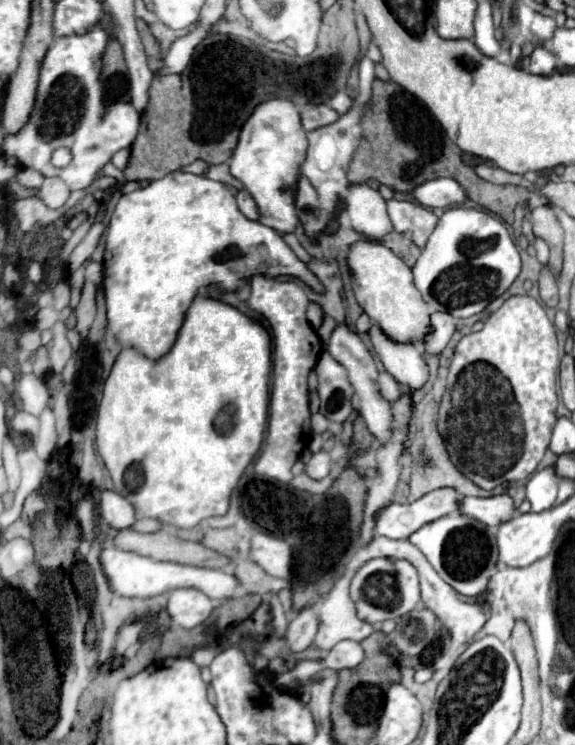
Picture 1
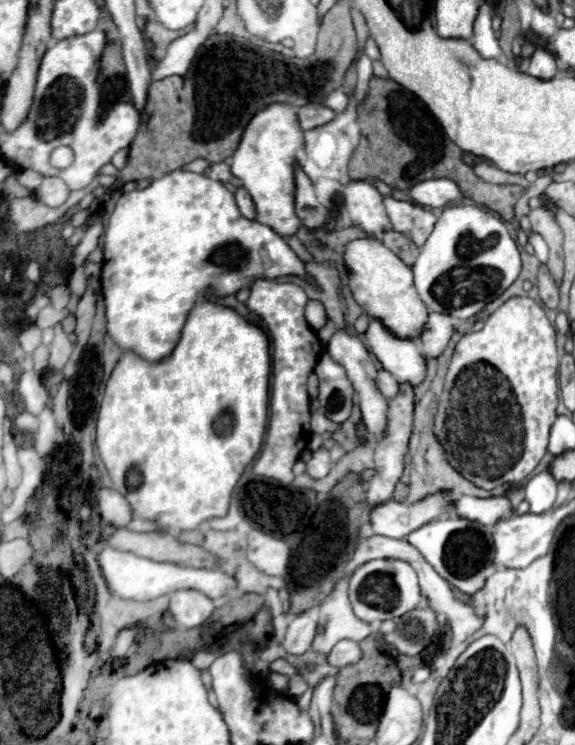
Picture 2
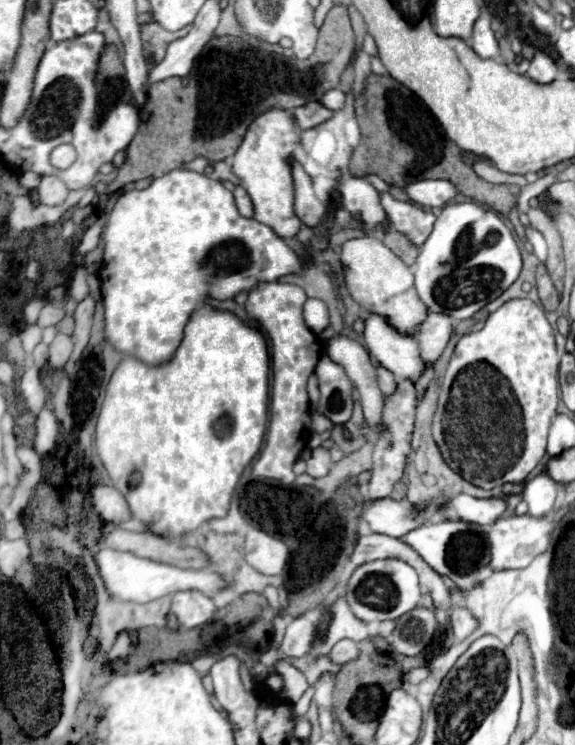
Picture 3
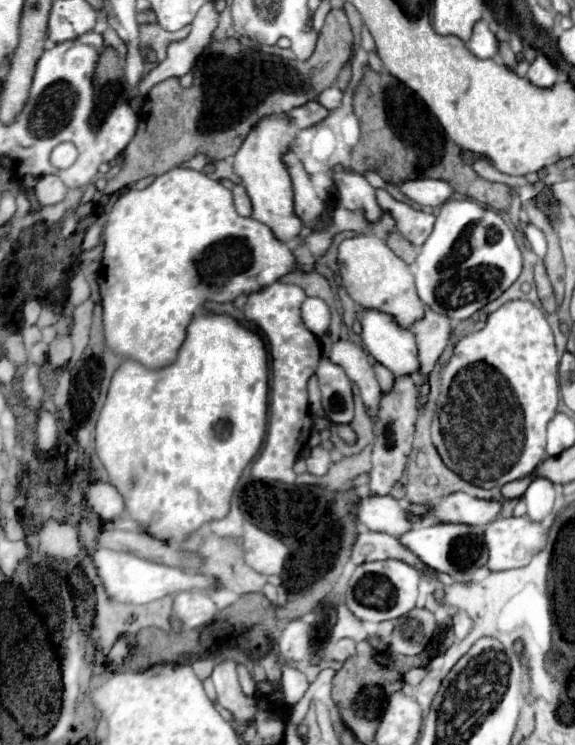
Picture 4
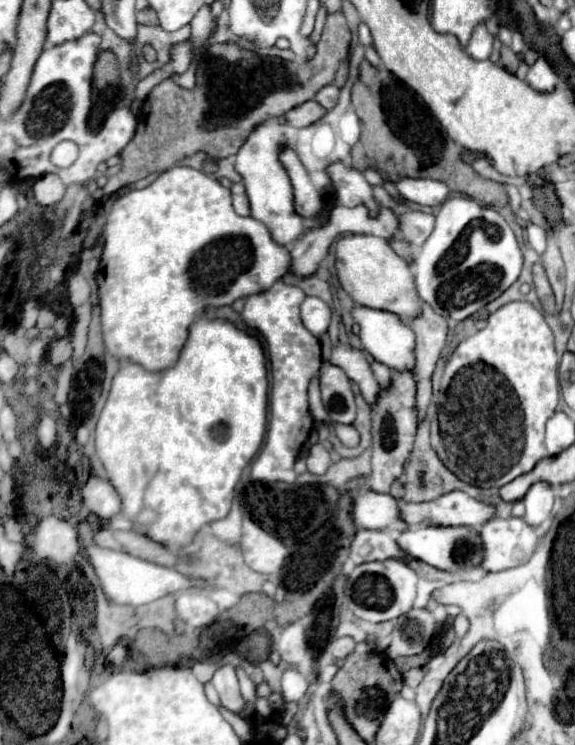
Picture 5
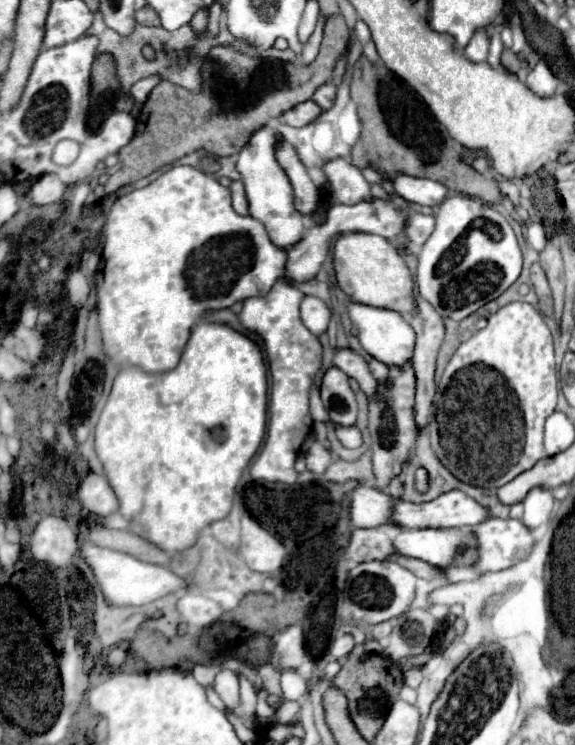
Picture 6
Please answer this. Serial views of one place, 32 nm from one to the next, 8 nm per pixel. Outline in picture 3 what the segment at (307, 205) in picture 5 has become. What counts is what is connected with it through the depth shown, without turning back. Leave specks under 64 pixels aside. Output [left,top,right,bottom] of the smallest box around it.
[290,158,326,226]

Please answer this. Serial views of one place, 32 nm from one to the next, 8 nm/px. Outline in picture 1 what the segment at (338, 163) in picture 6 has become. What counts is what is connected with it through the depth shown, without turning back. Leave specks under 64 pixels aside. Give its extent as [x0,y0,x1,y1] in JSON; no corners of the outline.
[344,184,392,240]

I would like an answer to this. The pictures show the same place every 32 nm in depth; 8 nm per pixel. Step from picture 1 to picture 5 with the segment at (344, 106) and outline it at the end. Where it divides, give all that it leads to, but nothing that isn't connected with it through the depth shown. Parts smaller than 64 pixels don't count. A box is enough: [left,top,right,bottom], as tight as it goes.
[316,84,338,110]

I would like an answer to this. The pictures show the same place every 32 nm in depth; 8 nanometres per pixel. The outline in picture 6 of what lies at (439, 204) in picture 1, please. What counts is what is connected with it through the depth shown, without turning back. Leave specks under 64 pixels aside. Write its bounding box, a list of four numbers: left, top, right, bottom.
[392,174,448,206]

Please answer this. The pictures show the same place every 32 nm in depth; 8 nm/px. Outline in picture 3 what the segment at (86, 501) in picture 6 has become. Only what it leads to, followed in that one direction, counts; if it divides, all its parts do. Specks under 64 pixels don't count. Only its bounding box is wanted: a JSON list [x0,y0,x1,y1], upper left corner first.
[88,486,128,522]

